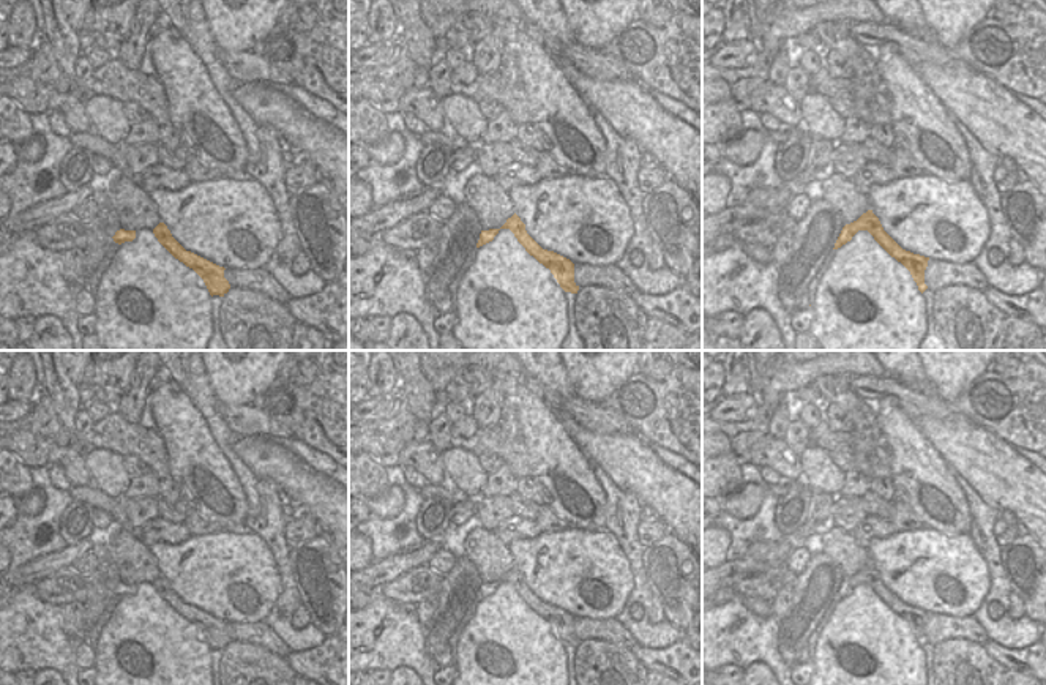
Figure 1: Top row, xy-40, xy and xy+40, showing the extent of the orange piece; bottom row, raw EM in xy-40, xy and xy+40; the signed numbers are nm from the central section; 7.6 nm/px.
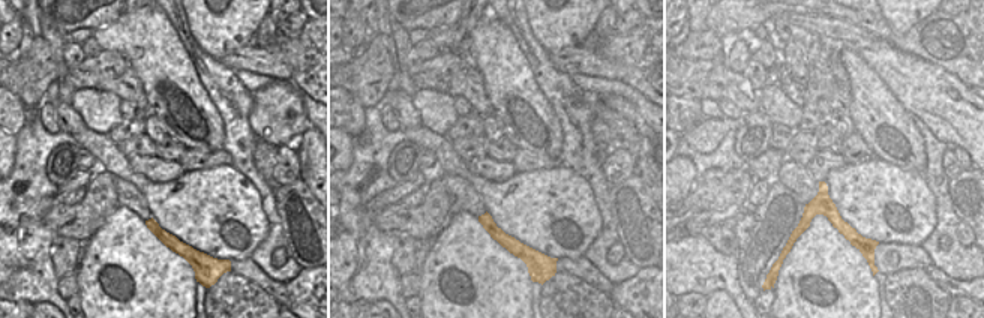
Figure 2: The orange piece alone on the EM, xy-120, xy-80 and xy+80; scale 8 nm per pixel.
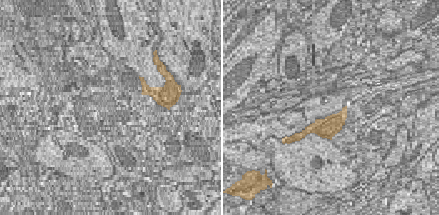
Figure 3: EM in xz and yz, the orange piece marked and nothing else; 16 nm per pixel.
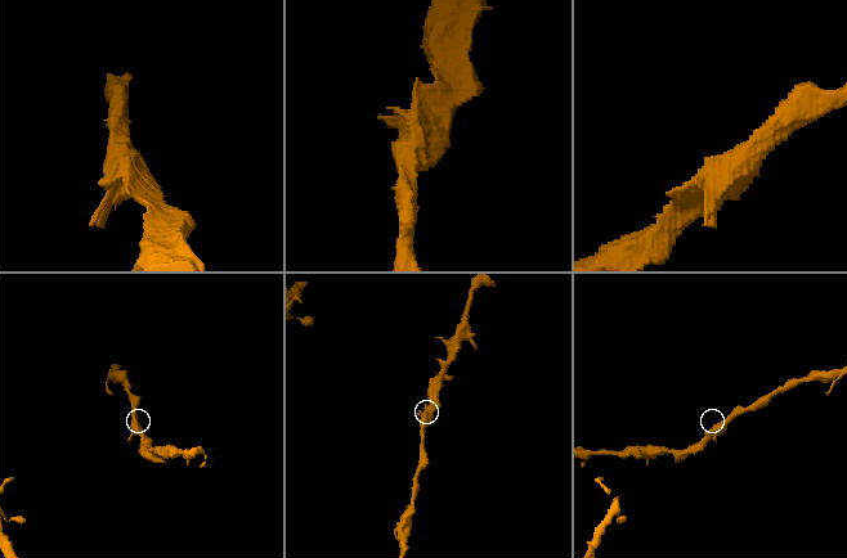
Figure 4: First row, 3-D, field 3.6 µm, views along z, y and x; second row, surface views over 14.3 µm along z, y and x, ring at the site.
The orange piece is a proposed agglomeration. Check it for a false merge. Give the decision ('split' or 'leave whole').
leave whole

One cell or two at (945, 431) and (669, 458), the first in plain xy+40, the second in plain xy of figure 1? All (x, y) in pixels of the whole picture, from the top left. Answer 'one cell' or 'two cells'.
two cells

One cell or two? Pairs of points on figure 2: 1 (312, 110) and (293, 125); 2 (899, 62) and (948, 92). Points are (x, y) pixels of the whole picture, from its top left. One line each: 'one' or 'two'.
1: two
2: one

